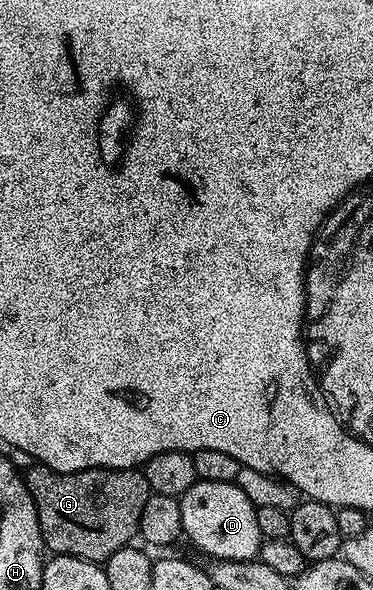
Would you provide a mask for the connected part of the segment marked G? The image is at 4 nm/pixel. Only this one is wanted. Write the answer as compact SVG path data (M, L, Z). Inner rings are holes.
M33 464L23 477L37 509L44 549L50 555L70 554L73 558L104 564L119 548L138 537L140 516L151 493L140 469L98 468L61 474L49 466Z

